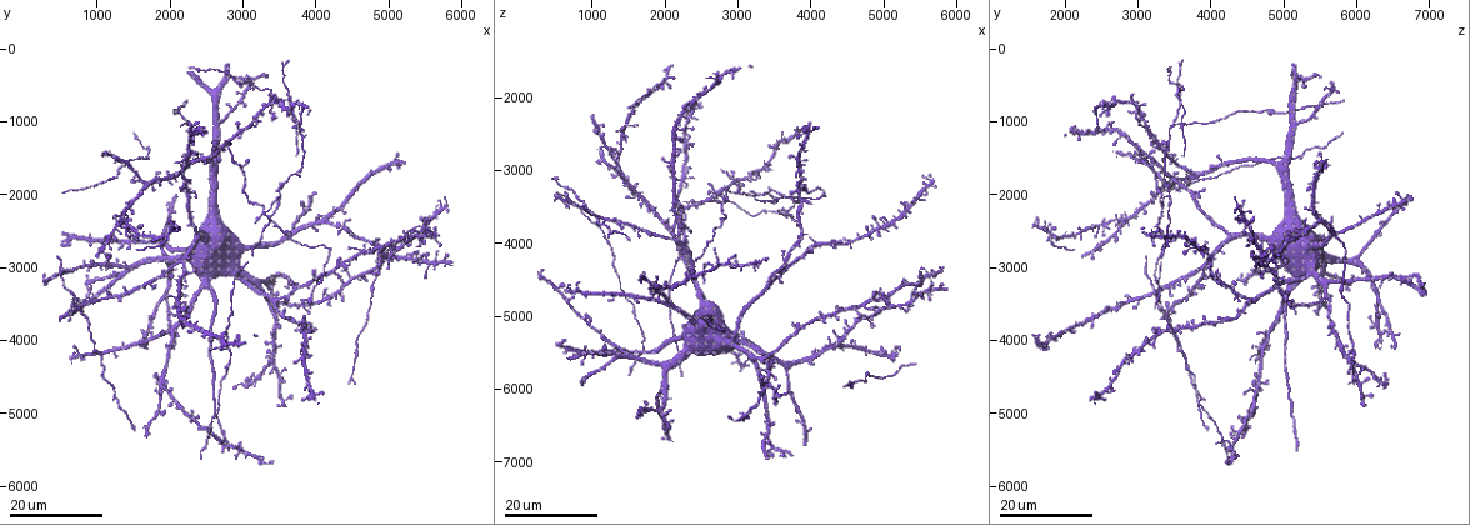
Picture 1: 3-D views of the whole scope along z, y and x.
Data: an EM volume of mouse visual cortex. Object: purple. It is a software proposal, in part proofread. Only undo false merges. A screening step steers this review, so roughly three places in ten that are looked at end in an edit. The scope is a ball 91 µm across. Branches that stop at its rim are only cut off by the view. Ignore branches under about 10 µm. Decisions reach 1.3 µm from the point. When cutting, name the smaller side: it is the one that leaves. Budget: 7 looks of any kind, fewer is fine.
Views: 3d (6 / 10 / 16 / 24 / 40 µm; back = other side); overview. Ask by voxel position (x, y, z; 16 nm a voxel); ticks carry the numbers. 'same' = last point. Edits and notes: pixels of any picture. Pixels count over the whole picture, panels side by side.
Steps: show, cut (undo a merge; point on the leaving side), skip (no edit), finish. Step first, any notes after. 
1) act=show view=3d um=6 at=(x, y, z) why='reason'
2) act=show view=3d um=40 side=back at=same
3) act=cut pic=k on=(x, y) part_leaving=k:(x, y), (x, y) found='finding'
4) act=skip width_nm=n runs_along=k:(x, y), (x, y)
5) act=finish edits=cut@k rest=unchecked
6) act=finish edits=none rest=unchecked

act=show view=3d um=16 at=(2250, 1500, 3500) why='side arm on a straight run'

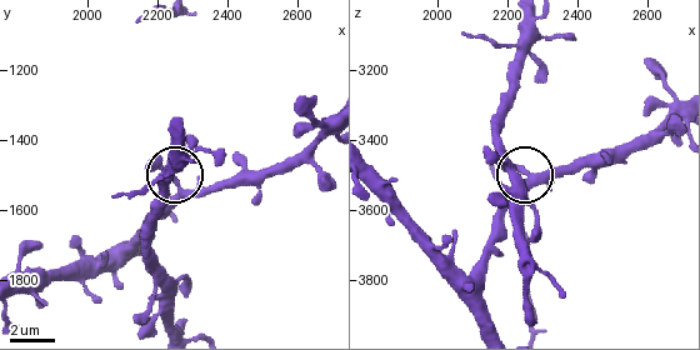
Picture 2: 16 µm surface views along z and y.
act=show view=3d um=6 at=(2290, 1560, 3500) why='closer look'

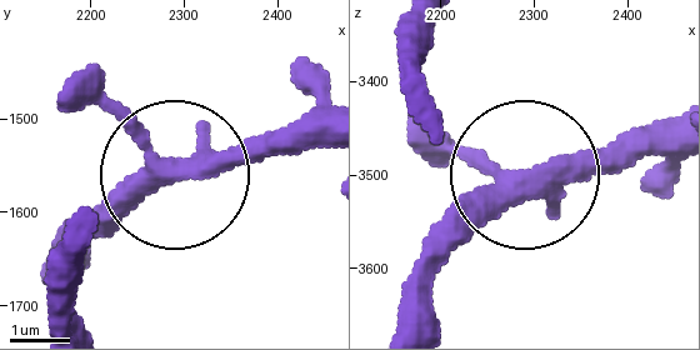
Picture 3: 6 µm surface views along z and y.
act=skip arms=3 found='one neuron here'

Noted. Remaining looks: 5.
act=show view=3d um=24 at=(800, 3700, 3350) why='three-way junction'

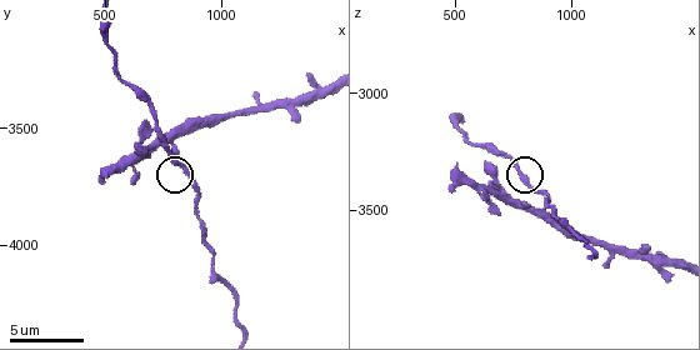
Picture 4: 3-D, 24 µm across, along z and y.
act=show view=3d um=6 at=(830, 3660, 3410) why='zoom in'

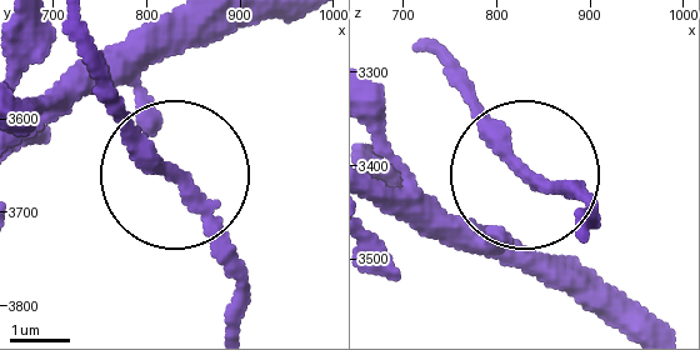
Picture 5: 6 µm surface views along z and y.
act=skip arms=3 found='continuous, no second neuron'

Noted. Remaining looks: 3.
act=show view=3d um=16 at=(3250, 2250, 3300)

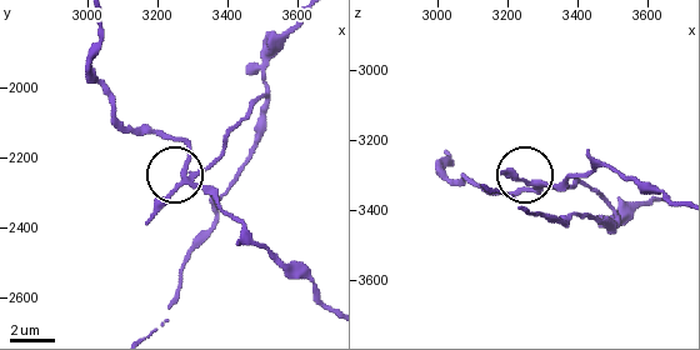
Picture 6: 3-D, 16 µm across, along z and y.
act=show view=3d um=6 at=(3290, 2230, 3340) why='closer look'

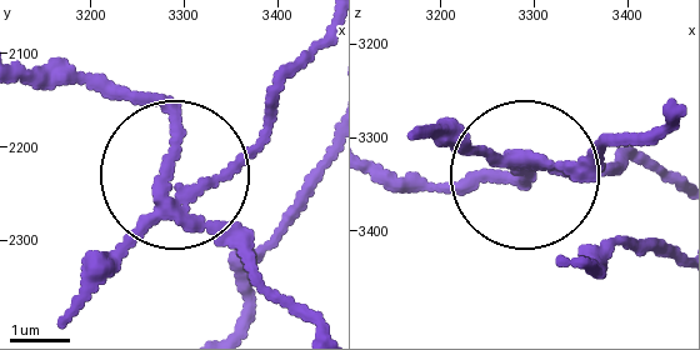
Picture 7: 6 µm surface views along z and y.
act=cut pic=7 on=(253, 245) width_nm=190 part_leaving=7:(173, 211), (301, 316) found='a second neuron is stuck on'

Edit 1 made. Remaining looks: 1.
act=finish edits=cut@7 rest=unchecked

